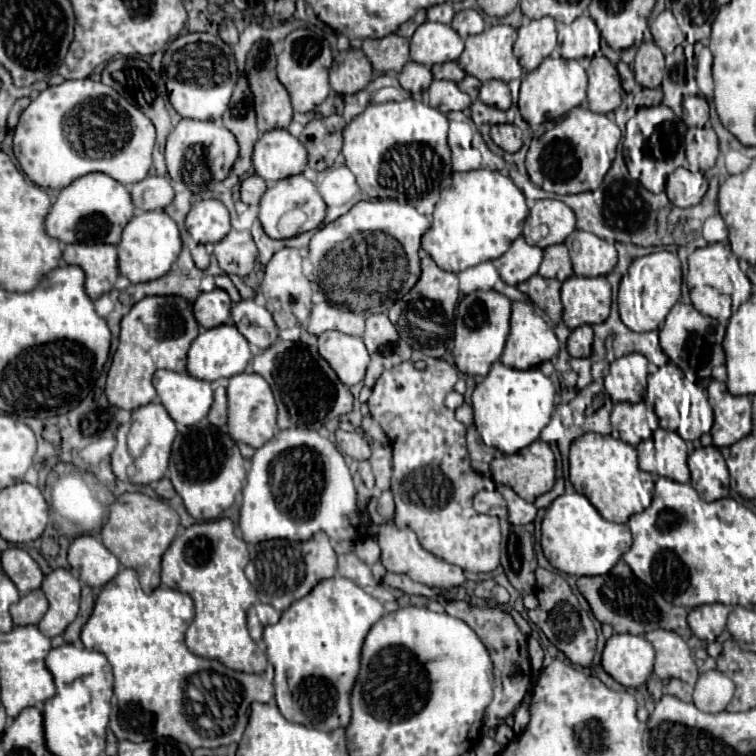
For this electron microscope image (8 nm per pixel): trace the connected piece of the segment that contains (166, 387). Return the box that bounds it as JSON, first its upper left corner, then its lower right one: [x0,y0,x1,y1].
[152,370,212,426]

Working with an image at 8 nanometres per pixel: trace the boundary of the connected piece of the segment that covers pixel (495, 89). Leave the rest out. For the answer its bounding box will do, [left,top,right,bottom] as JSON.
[478,80,512,110]

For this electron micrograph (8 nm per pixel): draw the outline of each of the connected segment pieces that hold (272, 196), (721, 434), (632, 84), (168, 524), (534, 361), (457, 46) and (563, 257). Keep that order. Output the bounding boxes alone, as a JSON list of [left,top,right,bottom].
[[260,174,326,238],[708,380,752,446],[618,62,636,94],[100,492,180,594],[500,302,558,370],[410,22,464,66],[538,244,572,282]]

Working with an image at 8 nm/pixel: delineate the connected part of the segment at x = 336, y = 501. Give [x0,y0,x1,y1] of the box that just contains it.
[240,430,360,542]

